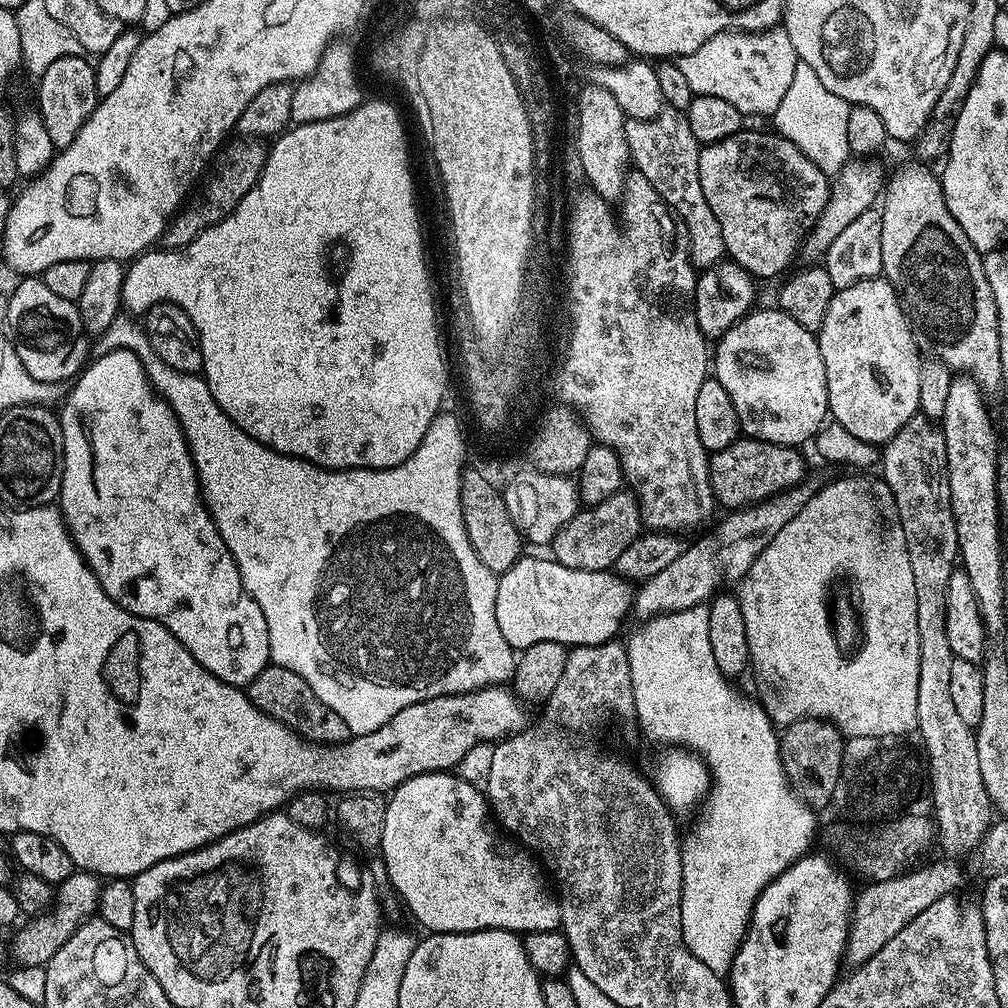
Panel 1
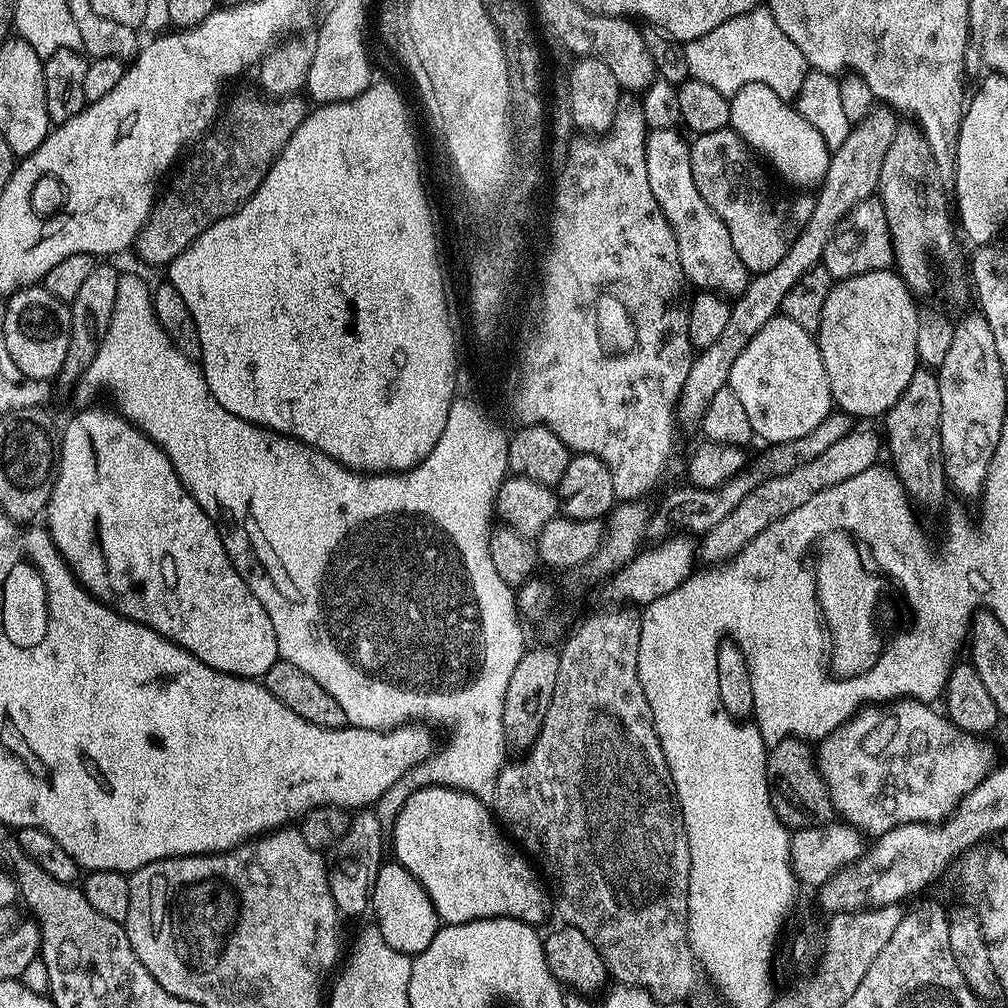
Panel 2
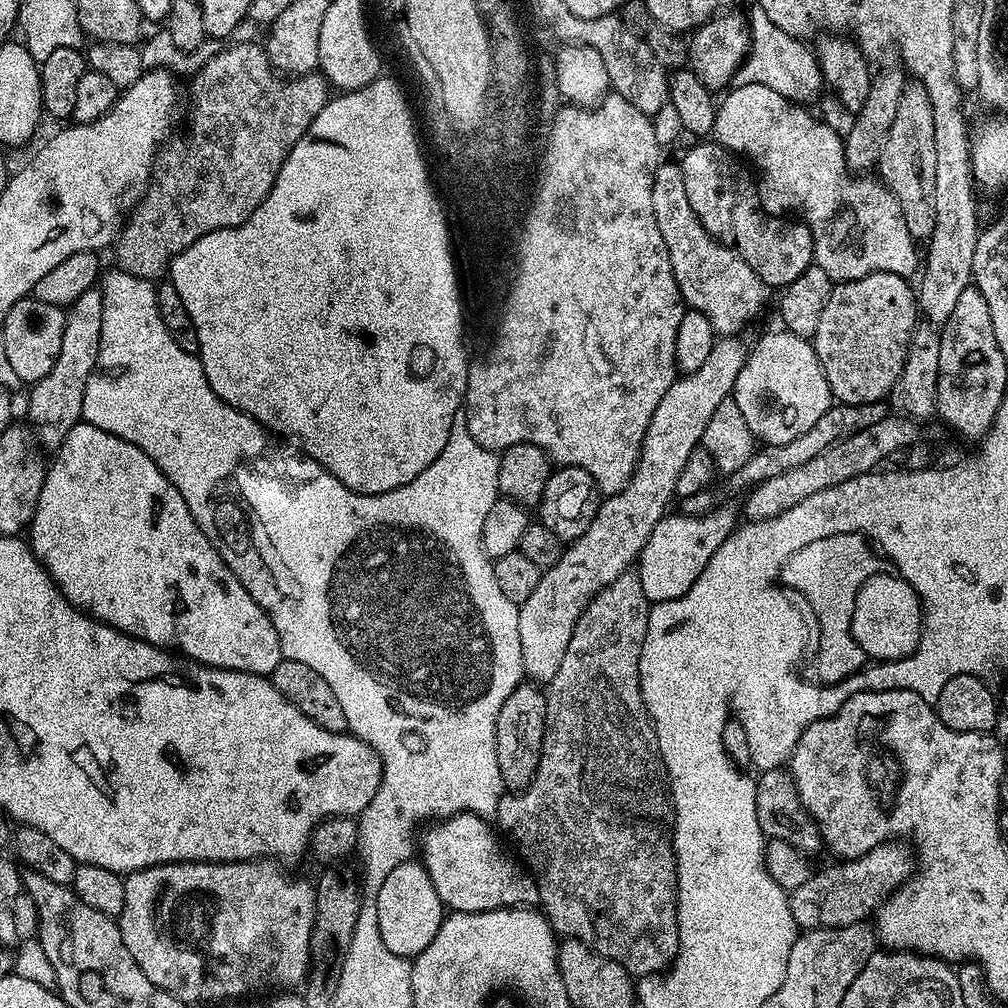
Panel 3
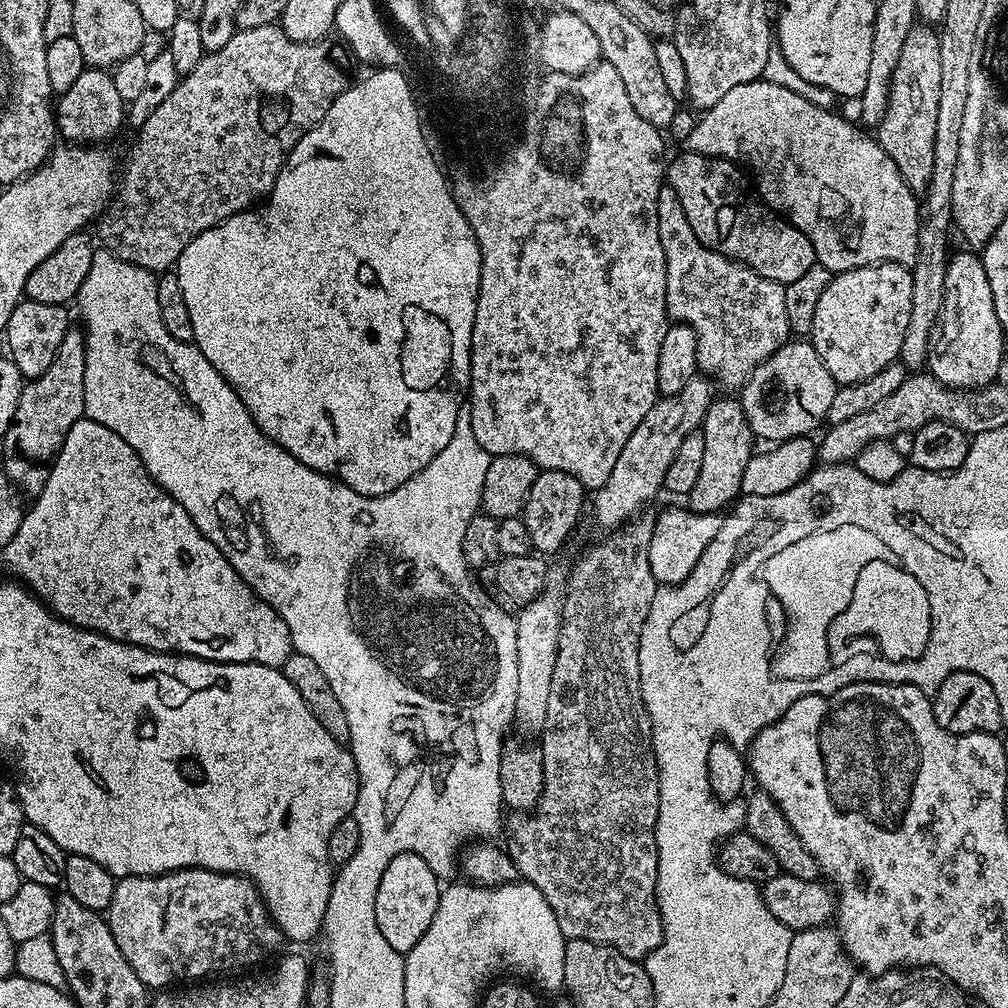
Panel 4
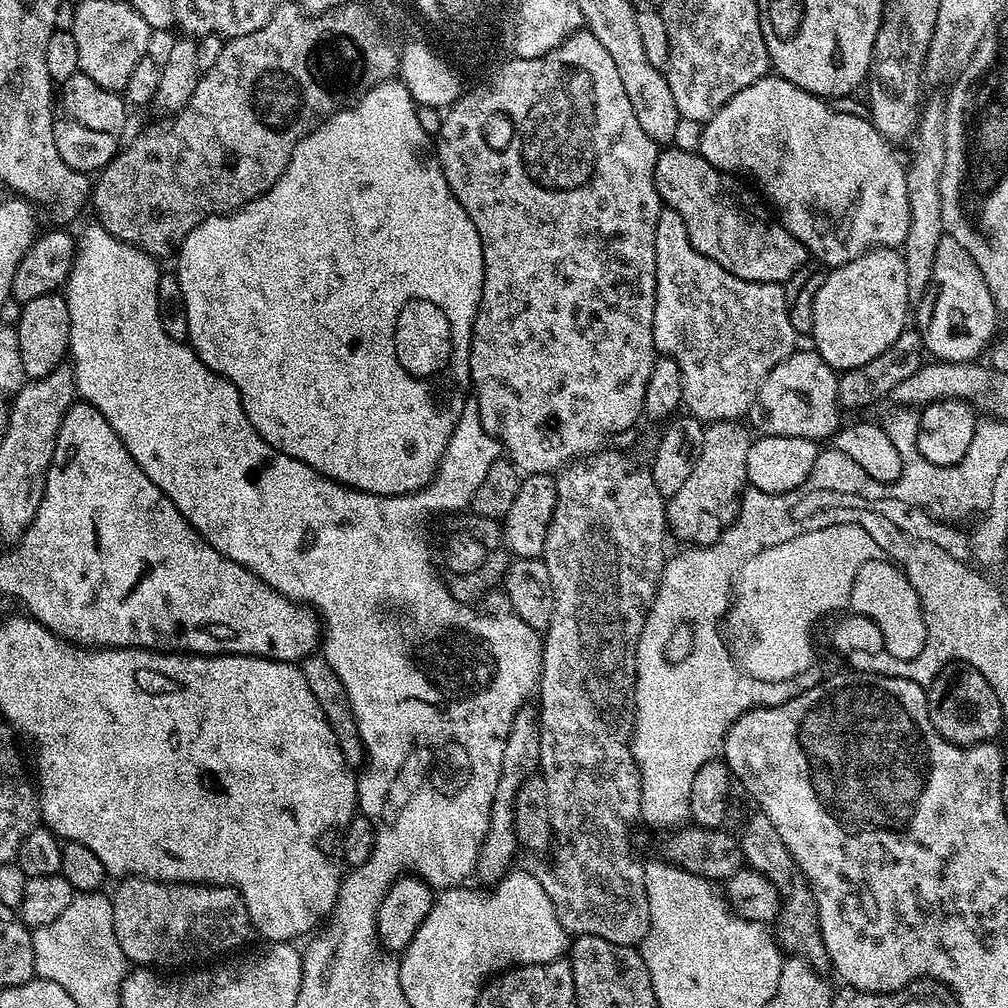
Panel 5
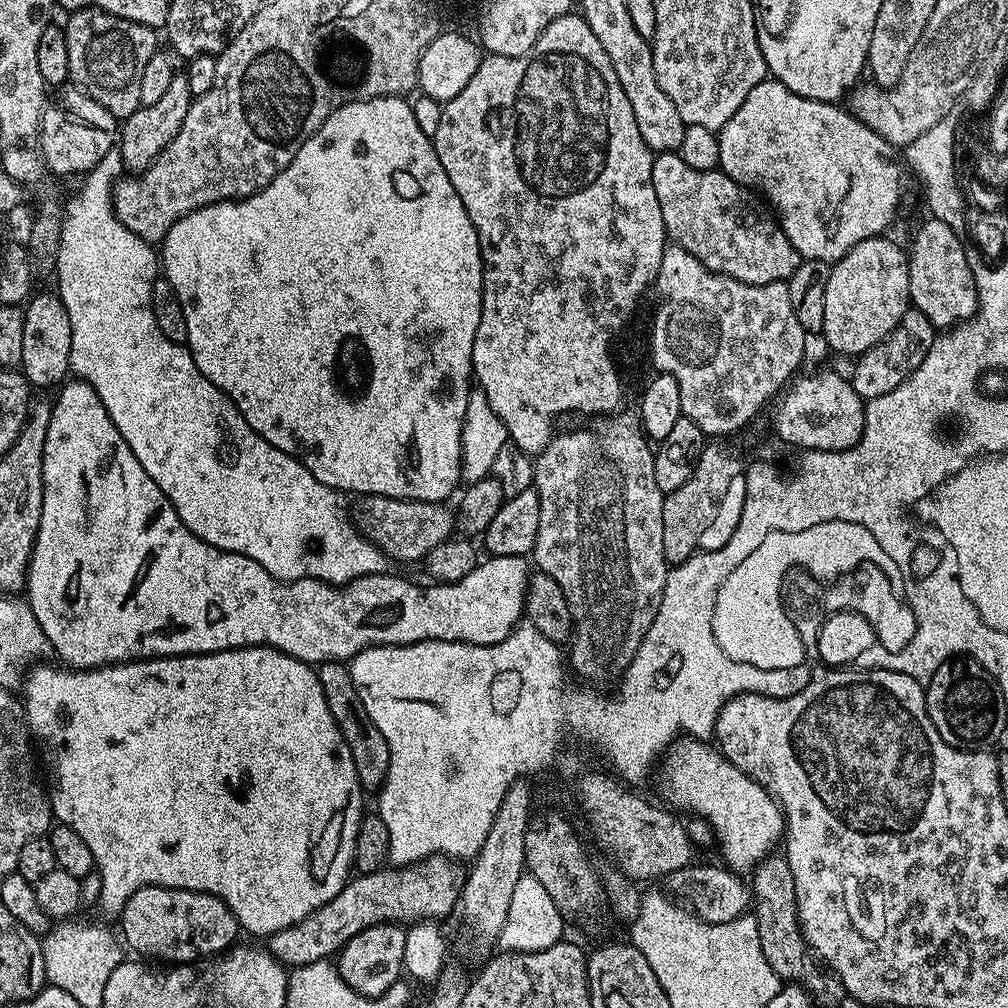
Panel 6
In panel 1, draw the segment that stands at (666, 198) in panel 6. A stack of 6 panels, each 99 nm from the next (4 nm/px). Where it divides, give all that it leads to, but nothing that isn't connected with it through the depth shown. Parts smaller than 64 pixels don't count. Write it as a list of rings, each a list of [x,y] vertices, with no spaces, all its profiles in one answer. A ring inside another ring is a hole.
[[[741,130],[722,138],[722,142],[705,144],[698,158],[698,178],[702,182],[702,194],[722,226],[722,242],[727,259],[742,266],[757,281],[763,282],[779,272],[784,272],[797,259],[808,231],[822,214],[828,201],[830,178],[794,142],[790,142],[775,130],[747,132]]]

